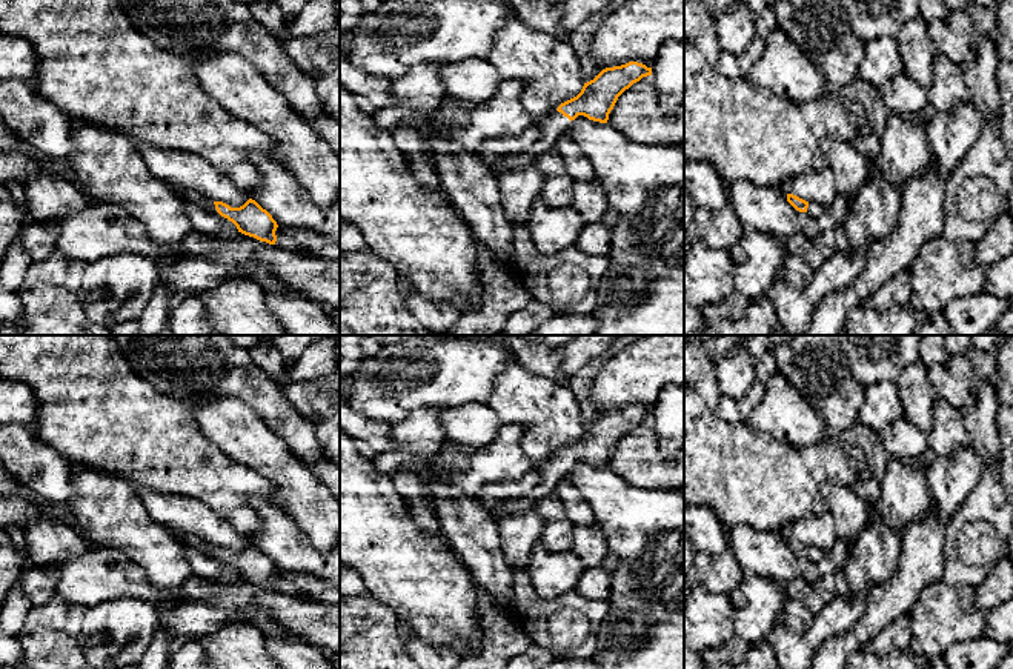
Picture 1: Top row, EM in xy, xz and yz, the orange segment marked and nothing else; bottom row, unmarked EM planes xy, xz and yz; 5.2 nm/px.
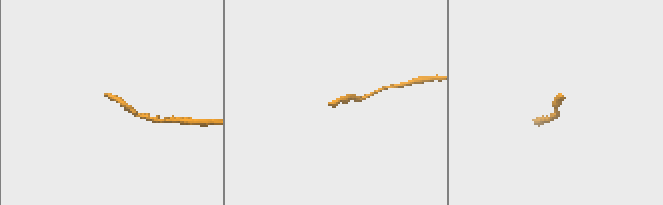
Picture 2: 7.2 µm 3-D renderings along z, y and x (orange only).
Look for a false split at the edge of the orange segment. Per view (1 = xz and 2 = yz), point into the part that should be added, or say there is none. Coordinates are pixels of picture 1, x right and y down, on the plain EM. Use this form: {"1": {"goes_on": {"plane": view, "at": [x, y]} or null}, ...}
{"1": {"goes_on": {"plane": "xz", "at": [551, 471]}}, "2": {"goes_on": {"plane": "yz", "at": [813, 554]}}}

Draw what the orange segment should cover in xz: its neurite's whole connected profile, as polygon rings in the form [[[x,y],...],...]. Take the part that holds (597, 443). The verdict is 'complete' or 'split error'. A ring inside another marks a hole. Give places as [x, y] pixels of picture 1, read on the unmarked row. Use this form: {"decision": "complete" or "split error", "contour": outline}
{"decision": "split error", "contour": [[[638,406],[603,414],[593,424],[584,428],[581,437],[561,448],[556,455],[535,464],[540,483],[529,498],[507,500],[493,508],[490,517],[498,521],[506,514],[518,514],[532,508],[532,503],[553,495],[560,478],[578,461],[607,468],[618,441],[643,421],[652,420],[652,412]]]}

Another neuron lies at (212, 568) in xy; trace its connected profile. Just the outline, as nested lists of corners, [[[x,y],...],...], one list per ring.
[[[183,544],[186,561],[191,566],[192,574],[217,581],[232,581],[238,577],[237,571],[218,557],[203,554],[198,548]]]

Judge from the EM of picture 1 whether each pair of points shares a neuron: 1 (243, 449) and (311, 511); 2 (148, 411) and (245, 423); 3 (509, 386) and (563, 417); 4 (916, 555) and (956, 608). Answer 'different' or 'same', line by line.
1: same
2: different
3: same
4: different

